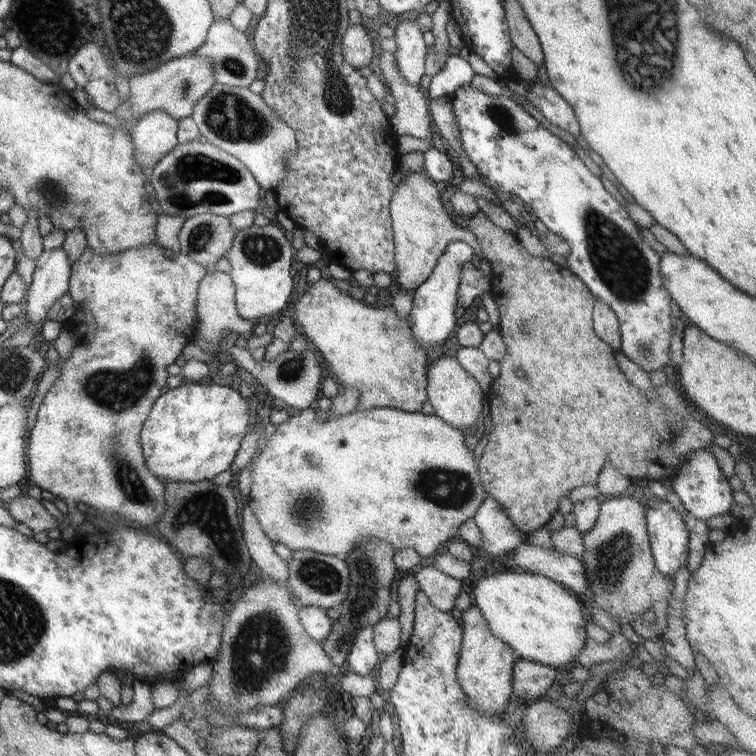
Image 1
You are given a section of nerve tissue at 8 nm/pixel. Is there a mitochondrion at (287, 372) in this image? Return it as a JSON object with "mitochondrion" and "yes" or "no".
{"mitochondrion":"yes"}

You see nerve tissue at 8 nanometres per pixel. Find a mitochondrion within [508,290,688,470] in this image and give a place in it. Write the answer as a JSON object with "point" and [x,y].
{"point":[642,350]}

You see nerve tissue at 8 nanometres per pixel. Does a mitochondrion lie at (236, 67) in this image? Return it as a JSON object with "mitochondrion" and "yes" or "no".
{"mitochondrion":"yes"}

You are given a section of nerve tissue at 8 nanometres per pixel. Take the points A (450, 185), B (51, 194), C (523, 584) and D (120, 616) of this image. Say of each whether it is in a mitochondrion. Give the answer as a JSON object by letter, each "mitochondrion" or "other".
{"A":"other","B":"mitochondrion","C":"other","D":"other"}

